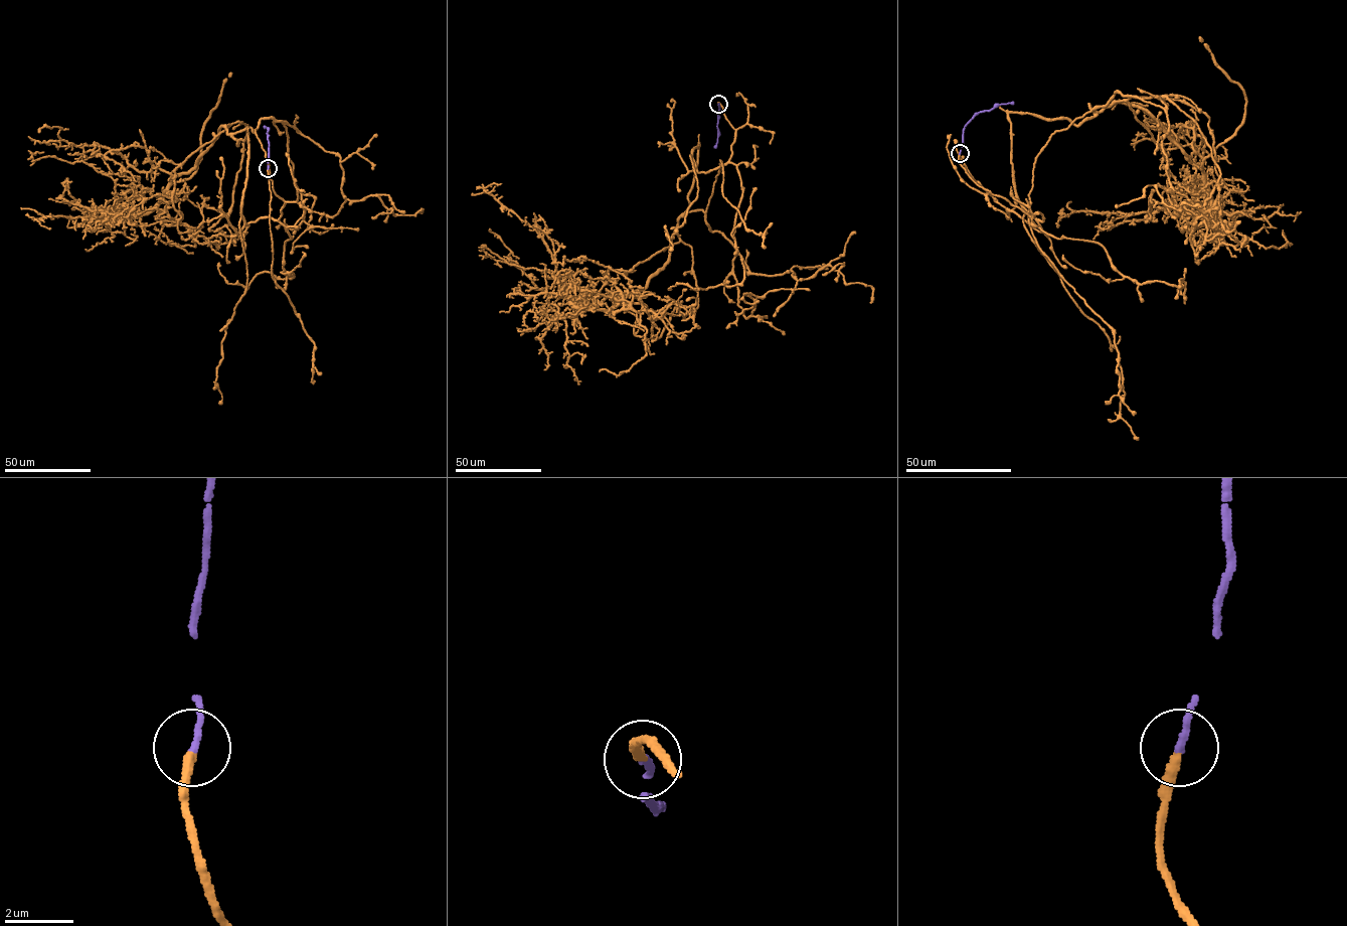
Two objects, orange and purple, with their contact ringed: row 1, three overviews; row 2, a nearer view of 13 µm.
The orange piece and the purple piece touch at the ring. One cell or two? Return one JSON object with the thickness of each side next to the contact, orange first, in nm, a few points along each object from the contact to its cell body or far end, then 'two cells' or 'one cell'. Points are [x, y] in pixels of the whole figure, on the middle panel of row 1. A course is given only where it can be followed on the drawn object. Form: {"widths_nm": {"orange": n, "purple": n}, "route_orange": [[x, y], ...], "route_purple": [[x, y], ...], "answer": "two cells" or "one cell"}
{"widths_nm": {"orange": 280, "purple": 190}, "route_orange": [[718, 104], [731, 155], [699, 172], [693, 149], [668, 261], [607, 309], [562, 293], [501, 183]], "route_purple": [[718, 104], [715, 148]], "answer": "one cell"}

